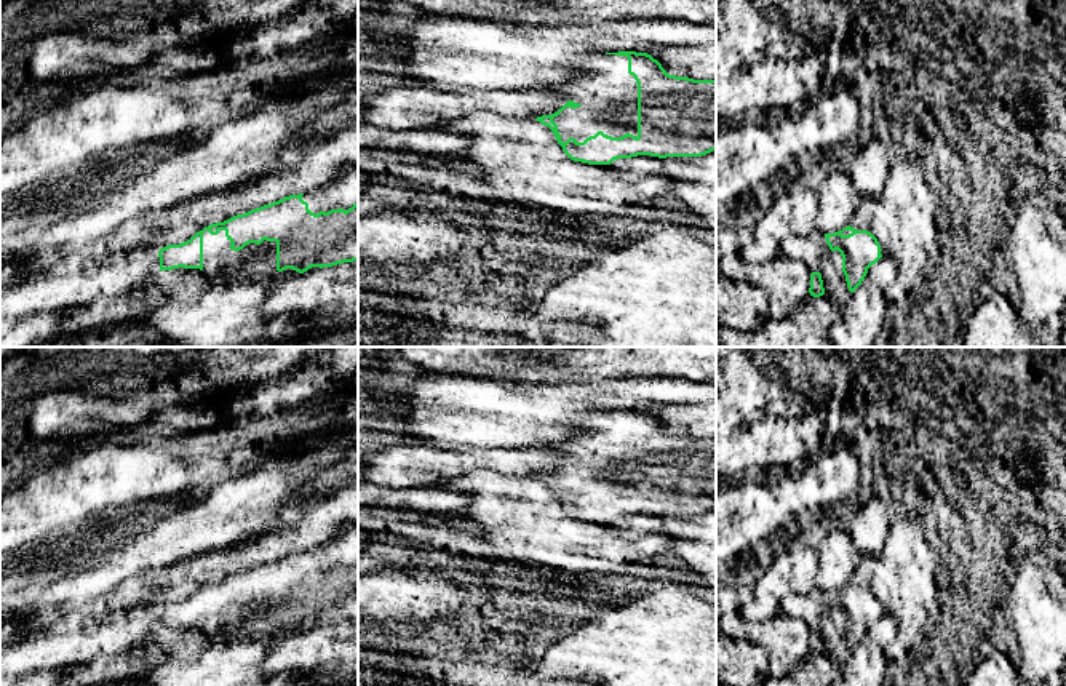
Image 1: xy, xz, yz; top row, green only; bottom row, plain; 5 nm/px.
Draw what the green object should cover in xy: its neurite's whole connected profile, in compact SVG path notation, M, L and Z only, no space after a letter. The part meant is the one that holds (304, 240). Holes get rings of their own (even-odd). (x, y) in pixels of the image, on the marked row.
M342 170L331 182L305 193L289 195L270 205L237 214L197 232L190 240L168 245L158 251L160 272L173 269L200 269L208 280L262 277L270 273L275 285L281 281L280 272L292 269L299 273L312 267L332 267L358 261L358 171Z

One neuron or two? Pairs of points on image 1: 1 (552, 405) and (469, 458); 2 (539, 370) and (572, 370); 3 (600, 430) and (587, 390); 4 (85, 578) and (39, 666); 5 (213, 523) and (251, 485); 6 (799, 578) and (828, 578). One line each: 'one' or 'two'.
1: two
2: one
3: two
4: two
5: one
6: two

